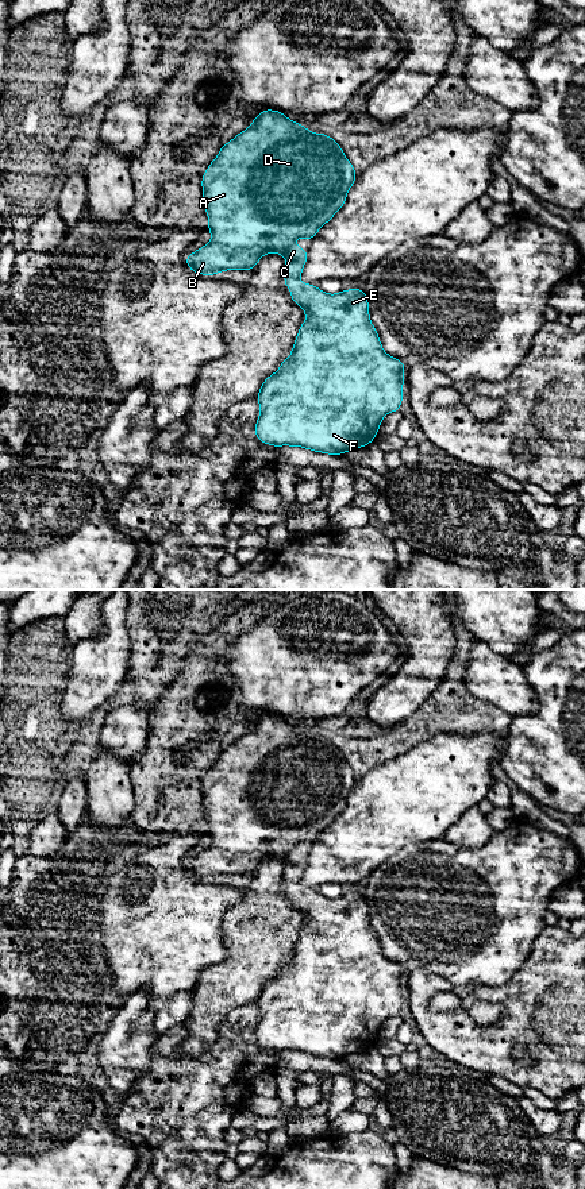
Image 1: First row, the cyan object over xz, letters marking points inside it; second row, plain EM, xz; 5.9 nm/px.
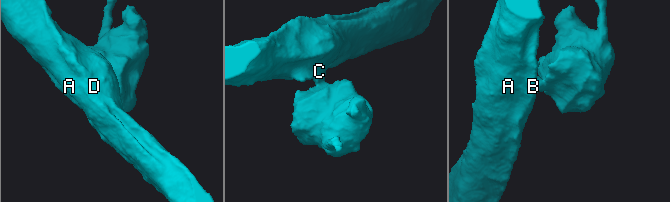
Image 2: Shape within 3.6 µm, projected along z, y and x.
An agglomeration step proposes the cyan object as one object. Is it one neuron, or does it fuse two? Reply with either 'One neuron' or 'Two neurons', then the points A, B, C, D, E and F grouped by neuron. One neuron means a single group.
One neuron. Groups: A B C D E F

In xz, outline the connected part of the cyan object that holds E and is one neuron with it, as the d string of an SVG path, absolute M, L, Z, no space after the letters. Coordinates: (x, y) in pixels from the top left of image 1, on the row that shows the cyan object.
M273 109L262 111L253 119L249 128L223 144L203 174L203 202L208 216L211 242L186 255L188 267L201 275L216 275L227 270L251 271L263 255L280 254L286 262L285 286L290 290L293 302L305 312L307 317L300 325L290 356L263 381L257 394L259 416L254 432L263 444L342 455L373 443L382 418L390 412L400 410L407 366L384 351L377 329L370 321L369 301L363 289L343 289L340 293L328 294L316 285L300 281L308 252L295 240L297 238L312 240L316 236L319 229L345 205L357 175L335 139L326 134L315 134Z

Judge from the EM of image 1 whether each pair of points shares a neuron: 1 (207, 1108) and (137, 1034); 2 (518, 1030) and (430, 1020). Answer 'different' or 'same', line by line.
1: different
2: same

